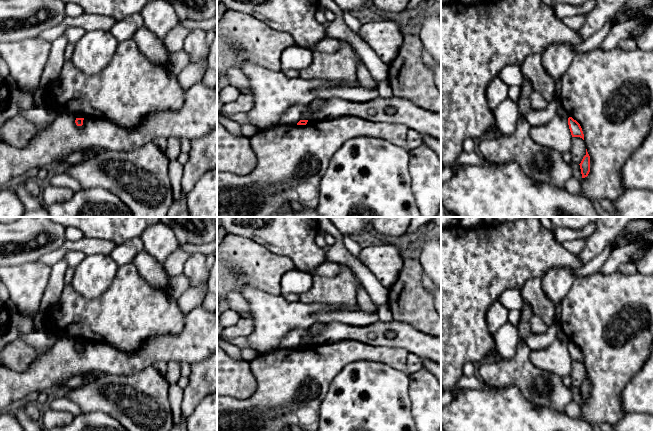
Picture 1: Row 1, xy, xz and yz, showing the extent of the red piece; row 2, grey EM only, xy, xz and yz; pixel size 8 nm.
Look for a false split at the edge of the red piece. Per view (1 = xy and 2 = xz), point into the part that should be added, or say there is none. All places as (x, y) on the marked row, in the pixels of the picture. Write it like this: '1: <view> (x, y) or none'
1: none
2: none

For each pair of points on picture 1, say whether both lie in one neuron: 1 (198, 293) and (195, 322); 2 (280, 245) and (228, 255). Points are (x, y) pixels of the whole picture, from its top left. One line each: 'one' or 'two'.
1: two
2: two

